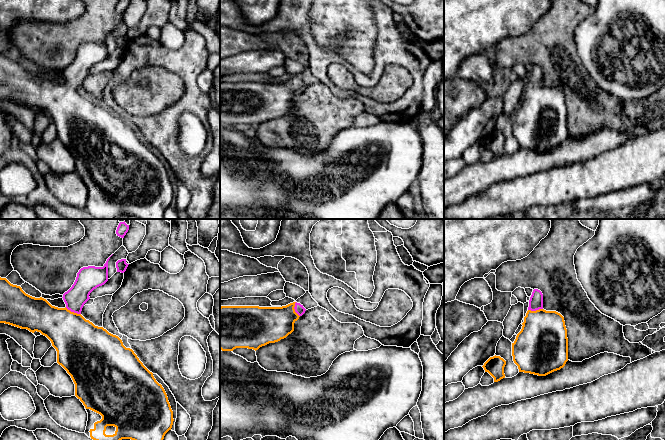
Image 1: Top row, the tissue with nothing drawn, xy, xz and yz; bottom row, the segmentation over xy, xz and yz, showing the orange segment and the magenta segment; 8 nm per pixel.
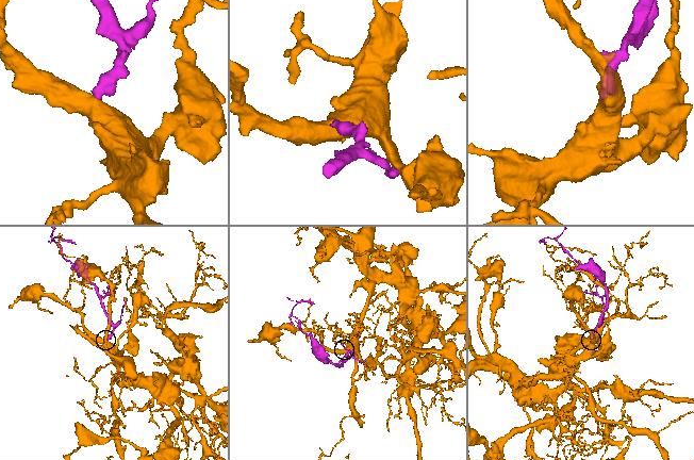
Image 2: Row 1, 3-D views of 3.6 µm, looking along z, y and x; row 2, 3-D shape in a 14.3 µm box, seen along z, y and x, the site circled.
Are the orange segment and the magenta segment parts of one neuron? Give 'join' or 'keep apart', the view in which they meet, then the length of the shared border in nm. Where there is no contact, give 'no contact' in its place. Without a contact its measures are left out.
join | xy | 140 nm

